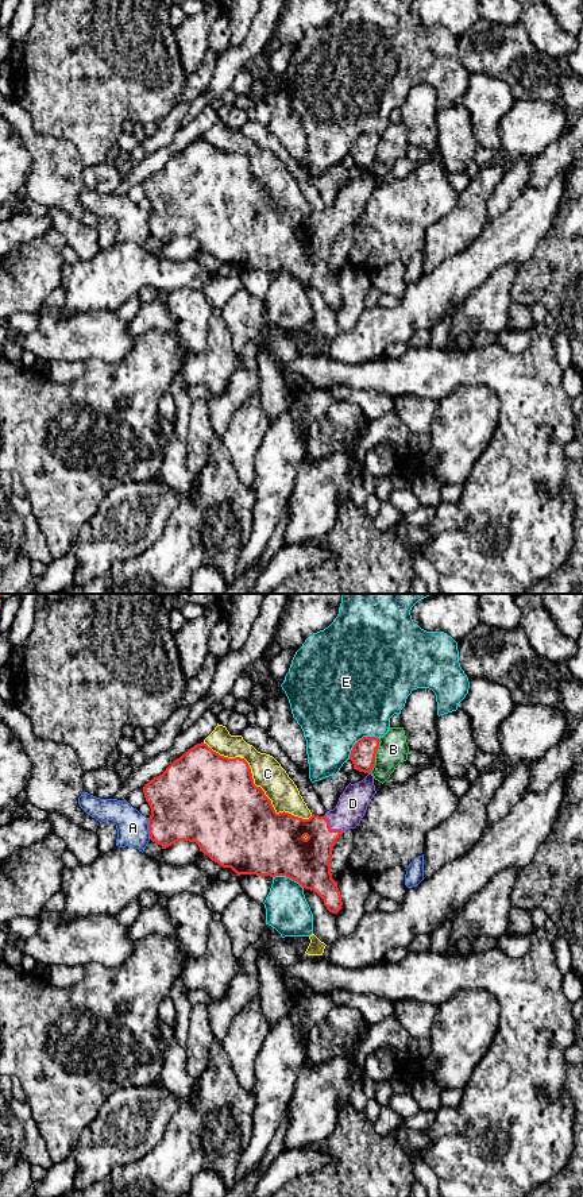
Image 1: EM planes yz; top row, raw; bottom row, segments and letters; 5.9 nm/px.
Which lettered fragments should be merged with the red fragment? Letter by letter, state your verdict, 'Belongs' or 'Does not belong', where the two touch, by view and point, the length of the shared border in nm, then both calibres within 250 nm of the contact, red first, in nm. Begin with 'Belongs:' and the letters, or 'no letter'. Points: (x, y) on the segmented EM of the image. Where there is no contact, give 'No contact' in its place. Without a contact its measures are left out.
Belongs: D
A: Does not belong. Touches red at yz (149, 829). Shared border 130 nm. Thickness 400 nm (red) against 190 nm
B: Does not belong. Touches red at yz (374, 756). Shared border 220 nm. Thickness 140 nm (red) against 180 nm
C: Does not belong. Touches red at yz (254, 784). Shared border 800 nm. Thickness 500 nm (red) against 190 nm
D: Belongs. Touches red at yz (329, 827). Shared border 150 nm. Thickness 280 nm (red) against 180 nm
E: Does not belong. Touches red at yz (359, 740). Shared border 220 nm. Thickness 140 nm (red) against 500 nm

